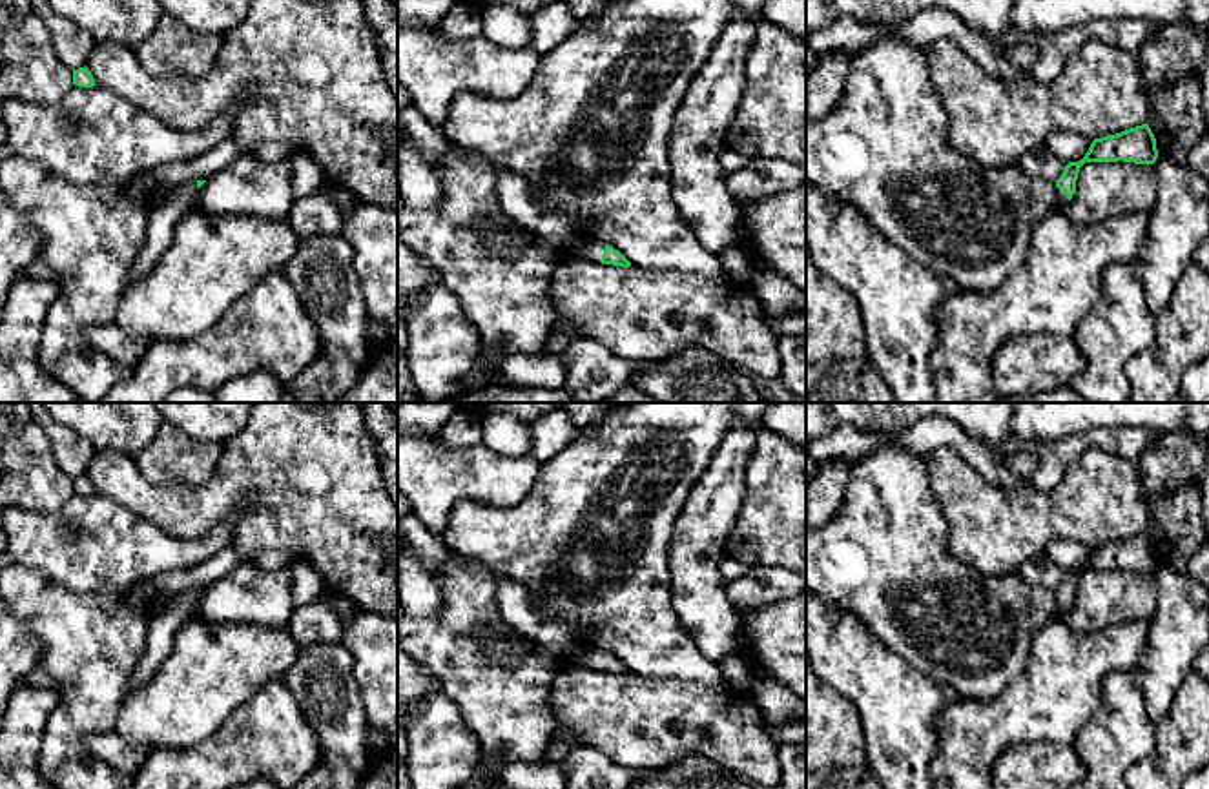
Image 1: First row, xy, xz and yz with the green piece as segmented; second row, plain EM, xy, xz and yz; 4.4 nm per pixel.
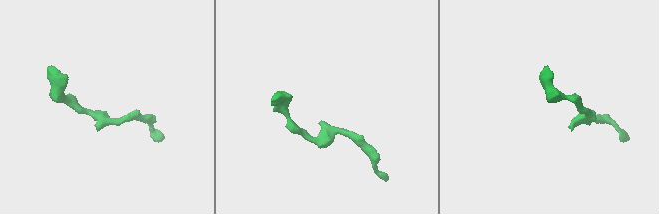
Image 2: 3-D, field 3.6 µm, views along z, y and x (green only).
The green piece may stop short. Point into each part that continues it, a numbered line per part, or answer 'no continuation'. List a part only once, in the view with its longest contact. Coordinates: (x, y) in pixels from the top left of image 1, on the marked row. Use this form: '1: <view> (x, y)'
1: xz (595, 248)

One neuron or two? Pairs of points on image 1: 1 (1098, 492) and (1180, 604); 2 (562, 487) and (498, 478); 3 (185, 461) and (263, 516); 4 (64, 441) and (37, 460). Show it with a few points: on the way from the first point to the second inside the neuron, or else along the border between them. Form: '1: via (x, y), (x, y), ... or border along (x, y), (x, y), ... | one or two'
1: border along (1158, 562), (1186, 574) | two
2: border along (542, 463), (533, 487), (518, 502), (498, 507) | two
3: via (208, 480), (241, 480), (254, 492) | one
4: border along (33, 421), (46, 436), (55, 463), (72, 480) | two

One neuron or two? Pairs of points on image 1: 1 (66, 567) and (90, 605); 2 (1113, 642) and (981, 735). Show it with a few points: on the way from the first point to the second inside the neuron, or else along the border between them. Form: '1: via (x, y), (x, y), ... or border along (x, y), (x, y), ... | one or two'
1: border along (42, 573), (77, 593), (123, 591) | two
2: via (1080, 664), (1036, 707), (1014, 717) | one

